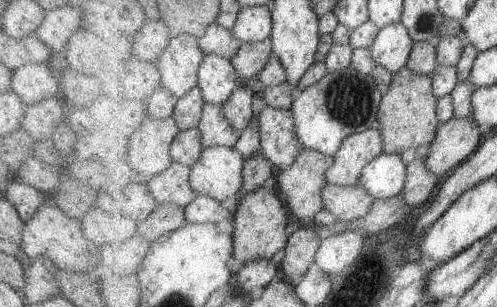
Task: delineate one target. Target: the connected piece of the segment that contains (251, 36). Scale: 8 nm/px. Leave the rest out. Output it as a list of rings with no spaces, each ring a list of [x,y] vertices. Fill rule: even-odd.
[[[266,5],[243,7],[232,30],[242,43],[255,44],[270,38],[273,25],[272,11]]]

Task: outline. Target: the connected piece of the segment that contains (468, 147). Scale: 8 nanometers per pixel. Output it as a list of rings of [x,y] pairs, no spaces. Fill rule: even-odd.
[[[453,117],[442,123],[435,140],[431,143],[431,154],[427,156],[427,168],[441,176],[448,177],[480,147],[481,128],[475,118]]]

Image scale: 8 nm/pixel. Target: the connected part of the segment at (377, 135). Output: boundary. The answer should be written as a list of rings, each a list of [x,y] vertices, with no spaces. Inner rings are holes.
[[[379,128],[348,136],[334,156],[333,166],[327,170],[327,182],[344,187],[361,184],[365,166],[383,153],[385,142]]]

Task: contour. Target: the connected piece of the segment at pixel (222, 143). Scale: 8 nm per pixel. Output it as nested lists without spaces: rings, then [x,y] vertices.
[[[205,104],[201,124],[198,126],[203,134],[201,142],[207,147],[235,147],[241,140],[242,131],[233,128],[223,112],[223,105]]]

